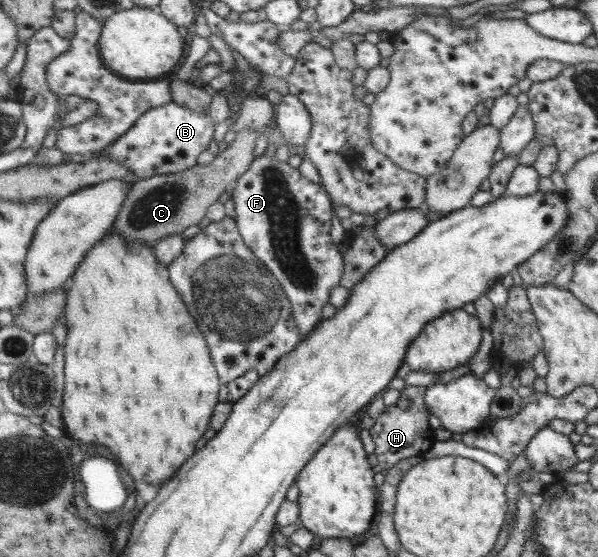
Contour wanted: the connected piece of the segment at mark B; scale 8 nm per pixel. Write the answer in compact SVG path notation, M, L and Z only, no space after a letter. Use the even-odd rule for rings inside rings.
M171 101L144 112L112 145L92 152L90 156L109 156L111 160L123 164L137 181L146 180L153 176L184 172L195 166L201 152L209 148L214 130L209 107L205 114L197 114Z

